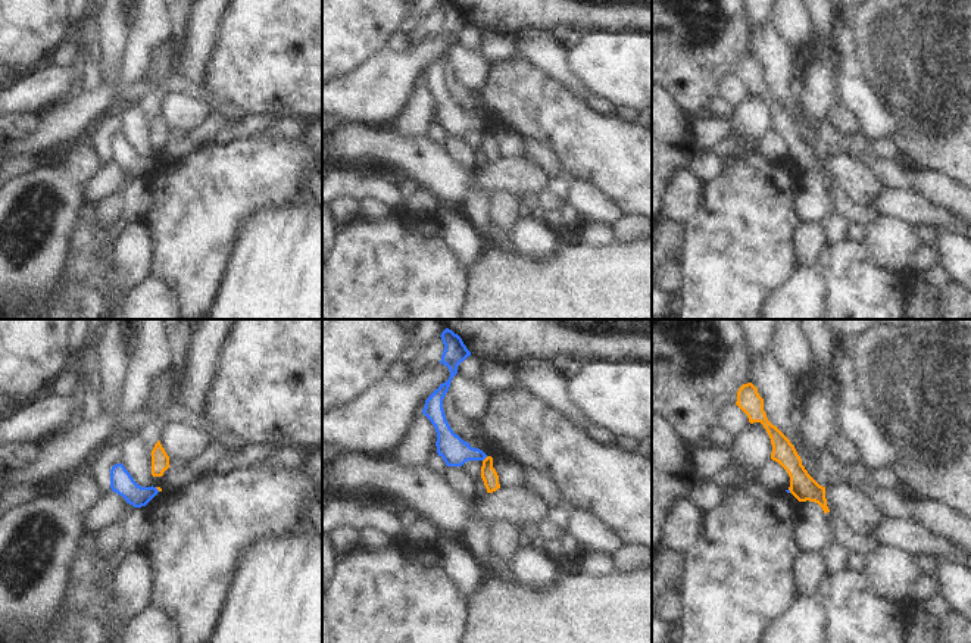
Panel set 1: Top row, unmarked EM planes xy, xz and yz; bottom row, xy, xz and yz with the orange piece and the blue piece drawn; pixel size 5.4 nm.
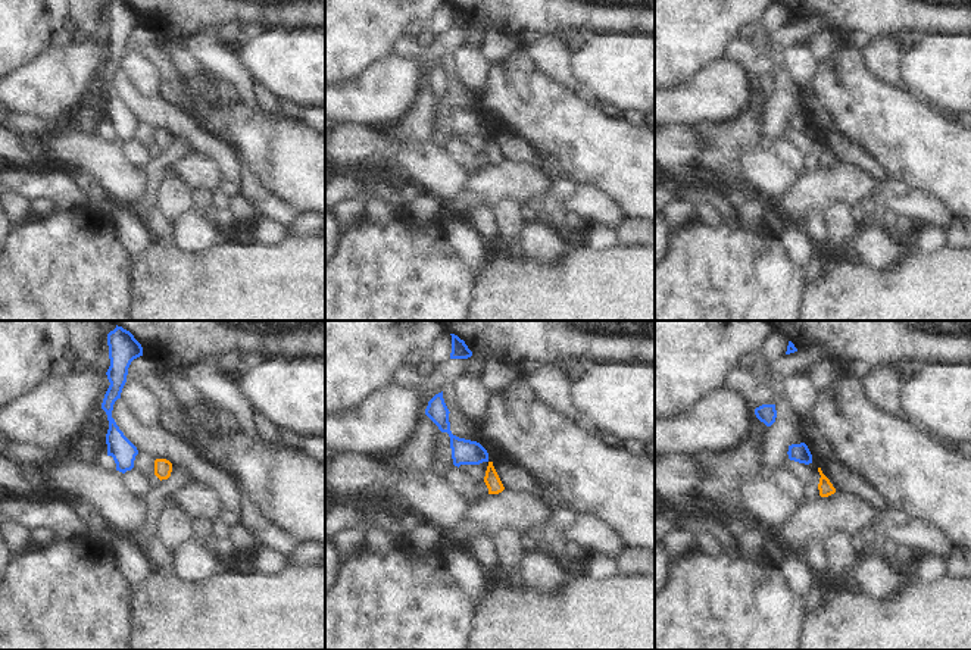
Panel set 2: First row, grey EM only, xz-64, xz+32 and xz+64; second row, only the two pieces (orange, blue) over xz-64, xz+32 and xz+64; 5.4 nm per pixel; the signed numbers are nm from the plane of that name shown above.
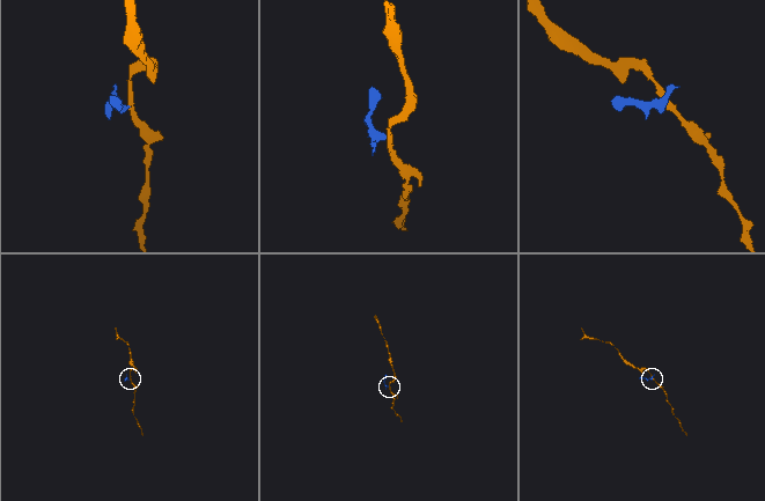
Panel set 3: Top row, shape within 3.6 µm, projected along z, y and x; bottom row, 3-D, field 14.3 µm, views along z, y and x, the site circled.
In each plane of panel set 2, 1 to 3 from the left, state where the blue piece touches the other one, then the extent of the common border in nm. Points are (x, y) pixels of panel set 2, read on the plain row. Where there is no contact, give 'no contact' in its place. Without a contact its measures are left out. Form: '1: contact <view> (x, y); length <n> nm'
1: no contact
2: no contact
3: no contact

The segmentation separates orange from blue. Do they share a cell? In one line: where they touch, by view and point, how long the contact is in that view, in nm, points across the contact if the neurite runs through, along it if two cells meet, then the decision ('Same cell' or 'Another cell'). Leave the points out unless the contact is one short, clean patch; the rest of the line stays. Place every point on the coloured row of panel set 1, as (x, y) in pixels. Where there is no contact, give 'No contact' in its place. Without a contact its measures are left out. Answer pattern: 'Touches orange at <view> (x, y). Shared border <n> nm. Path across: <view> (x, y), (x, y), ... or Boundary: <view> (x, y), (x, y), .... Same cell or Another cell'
Touches orange at xz (484, 459). Shared border 40 nm. Boundary: xz (487, 456), (483, 461). Another cell.

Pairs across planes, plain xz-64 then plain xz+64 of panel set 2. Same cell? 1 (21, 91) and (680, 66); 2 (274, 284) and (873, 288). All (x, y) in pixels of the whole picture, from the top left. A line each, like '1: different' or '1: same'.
1: different
2: same

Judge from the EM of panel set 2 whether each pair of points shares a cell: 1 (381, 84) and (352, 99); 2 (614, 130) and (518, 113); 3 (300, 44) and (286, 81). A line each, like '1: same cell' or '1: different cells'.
1: same cell
2: same cell
3: same cell

